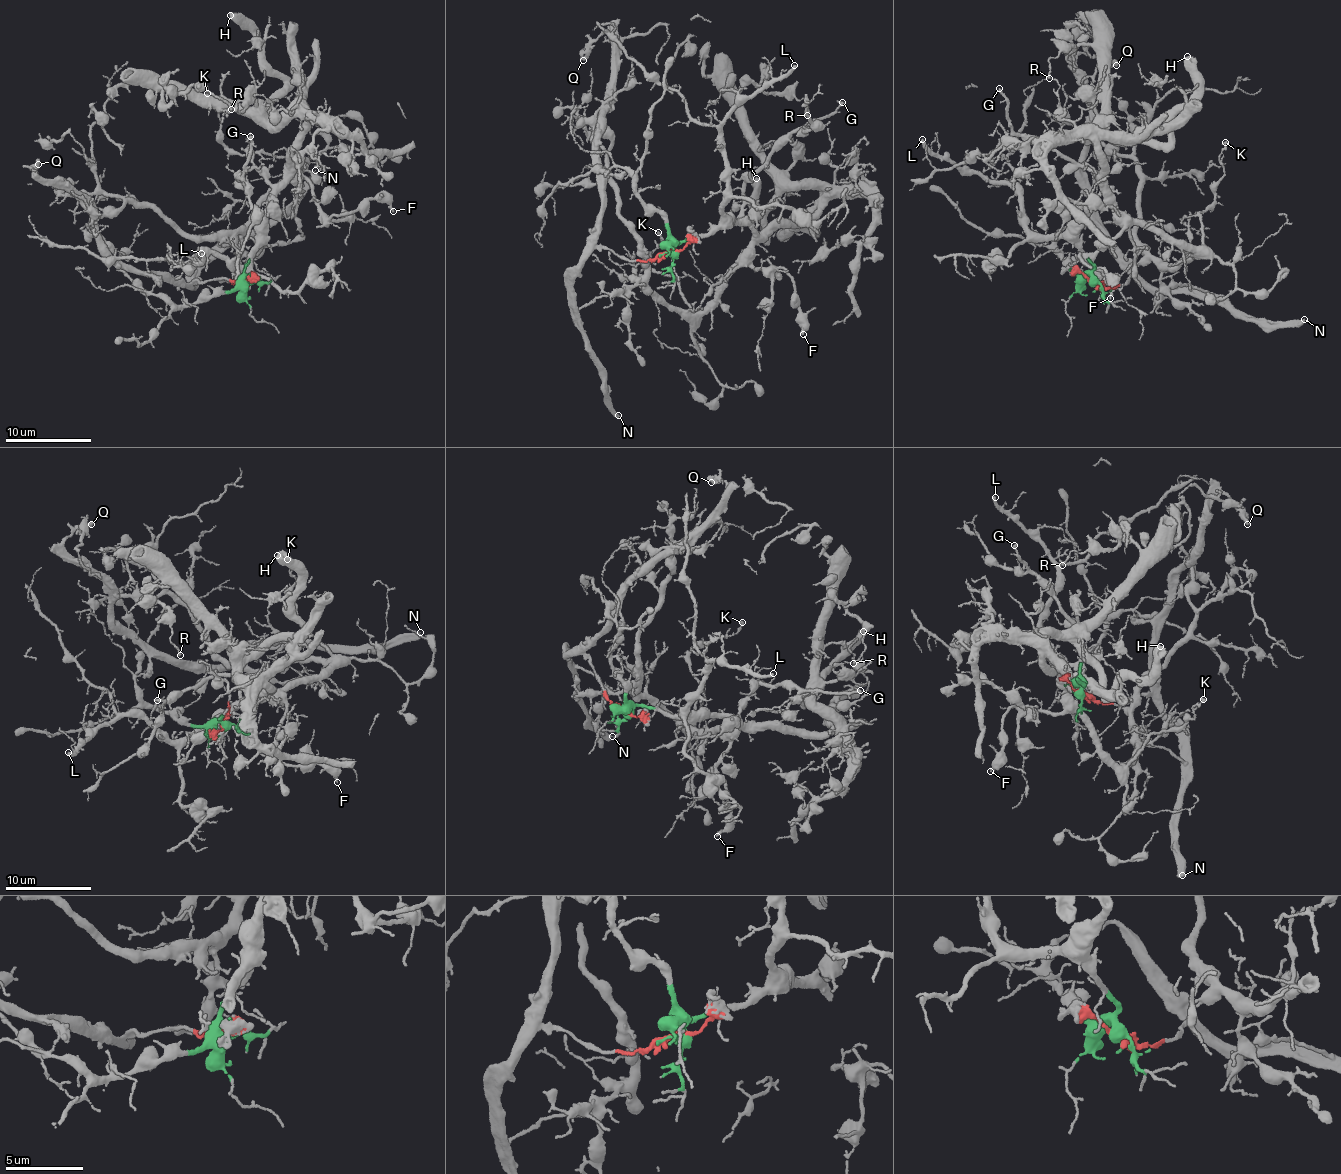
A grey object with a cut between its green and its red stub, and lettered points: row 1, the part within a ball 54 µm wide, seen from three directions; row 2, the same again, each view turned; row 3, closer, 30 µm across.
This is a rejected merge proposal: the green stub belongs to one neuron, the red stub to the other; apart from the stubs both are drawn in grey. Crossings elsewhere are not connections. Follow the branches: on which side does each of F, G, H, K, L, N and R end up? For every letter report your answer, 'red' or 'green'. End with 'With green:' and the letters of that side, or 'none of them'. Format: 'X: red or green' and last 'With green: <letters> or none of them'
F: green
G: green
H: green
K: green
L: green
N: red
R: green
With green: F, G, H, K, L, R

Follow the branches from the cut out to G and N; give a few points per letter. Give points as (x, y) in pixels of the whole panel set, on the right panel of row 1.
G: (1093, 284), (1093, 262), (1080, 248), (1078, 230), (1100, 182), (1097, 172), (1011, 130), (1008, 98), (998, 88)
N: (1094, 283), (1111, 288), (1126, 285), (1131, 276), (1148, 285), (1174, 289), (1282, 326), (1304, 319)

